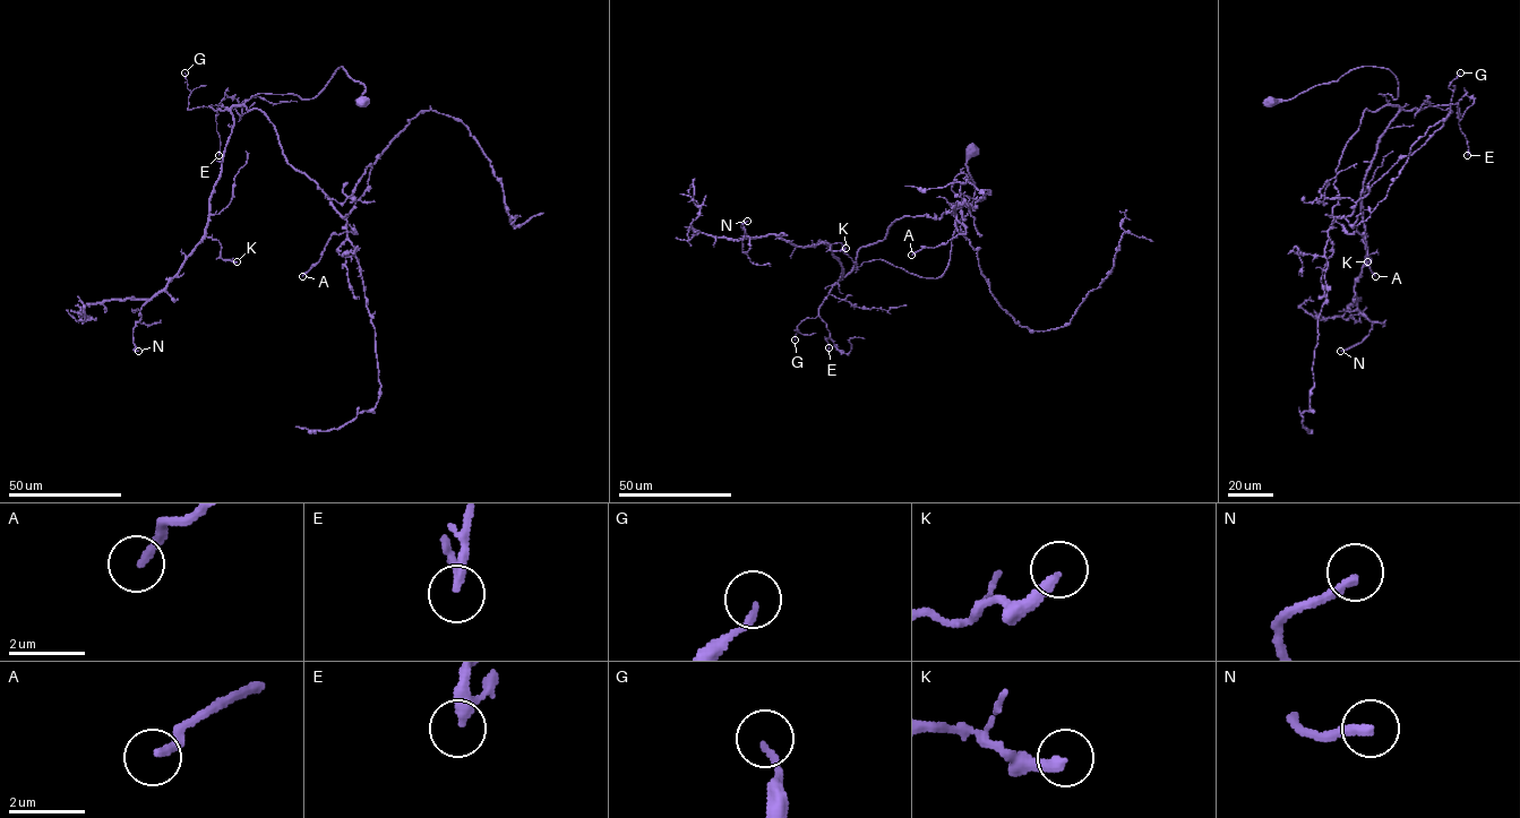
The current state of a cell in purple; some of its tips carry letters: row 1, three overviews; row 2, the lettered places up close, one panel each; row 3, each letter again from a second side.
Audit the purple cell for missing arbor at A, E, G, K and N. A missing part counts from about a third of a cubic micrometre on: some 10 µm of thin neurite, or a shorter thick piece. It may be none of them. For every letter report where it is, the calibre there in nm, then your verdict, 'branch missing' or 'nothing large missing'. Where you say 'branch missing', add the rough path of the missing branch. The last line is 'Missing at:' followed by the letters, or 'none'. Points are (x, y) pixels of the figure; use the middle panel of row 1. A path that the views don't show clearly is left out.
A: (911, 255) | 240 nm | nothing large missing
E: (829, 347) | 220 nm | nothing large missing
G: (795, 339) | 150 nm | nothing large missing
K: (846, 248) | 320 nm | nothing large missing
N: (747, 221) | 240 nm | branch missing | (747, 221), (749, 214), (739, 214), (732, 209), (738, 197)
Missing at: N

